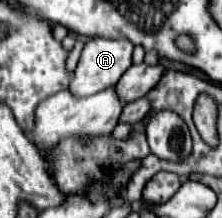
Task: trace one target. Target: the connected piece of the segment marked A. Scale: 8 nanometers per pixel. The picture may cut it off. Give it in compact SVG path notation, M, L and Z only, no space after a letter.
M87 39L77 69L71 77L69 91L73 91L75 97L89 97L101 89L115 87L121 75L131 67L131 53L133 43L129 39Z

